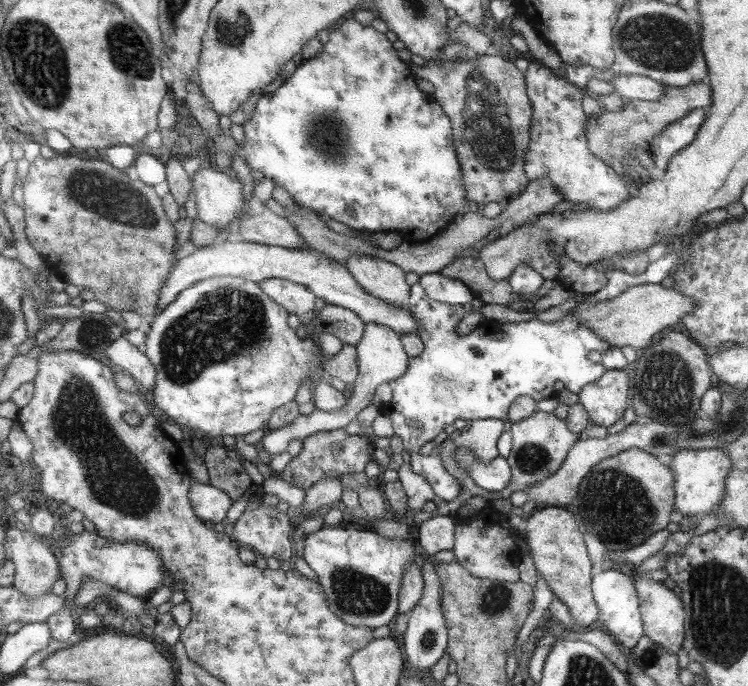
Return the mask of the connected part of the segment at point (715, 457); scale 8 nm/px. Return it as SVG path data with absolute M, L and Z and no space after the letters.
M721 449L683 450L676 452L667 463L675 487L675 511L681 516L699 518L713 513L723 501L725 478L732 469L731 460Z

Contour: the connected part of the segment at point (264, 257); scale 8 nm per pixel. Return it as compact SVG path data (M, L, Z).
M232 237L224 241L216 241L209 246L200 246L195 248L195 251L187 254L185 257L177 258L175 264L170 270L170 275L164 280L164 284L160 290L160 300L156 308L156 314L163 310L167 305L171 305L176 297L181 292L206 278L213 277L225 277L232 276L233 278L241 278L251 282L263 282L267 279L277 278L281 280L288 280L289 282L300 284L307 287L316 298L322 298L326 305L333 305L346 308L351 312L354 312L359 320L363 323L374 322L382 324L396 331L398 335L407 333L418 334L418 322L415 317L405 309L405 306L399 308L398 306L391 306L386 302L367 294L357 283L356 280L349 274L349 271L343 266L343 264L335 263L335 261L329 261L325 256L317 253L315 250L308 247L302 247L301 250L296 248L281 248L279 246L265 246L262 244L247 242L239 240L237 237Z

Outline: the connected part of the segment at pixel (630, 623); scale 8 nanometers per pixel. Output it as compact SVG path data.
M617 567L604 568L594 573L592 580L593 599L600 607L600 619L609 635L624 647L634 647L644 637L644 619L641 618L640 598L637 595L636 576L621 573Z

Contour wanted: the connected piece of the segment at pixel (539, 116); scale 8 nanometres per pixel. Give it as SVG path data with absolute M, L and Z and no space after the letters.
M528 63L524 72L524 82L527 84L527 95L532 104L532 121L529 126L529 154L524 154L524 173L529 174L533 181L549 179L560 192L564 200L574 203L575 209L609 210L617 208L621 201L627 198L627 177L617 175L613 169L601 162L588 149L585 114L581 112L581 90L575 85L567 84L565 80L553 76L547 68L539 64Z

